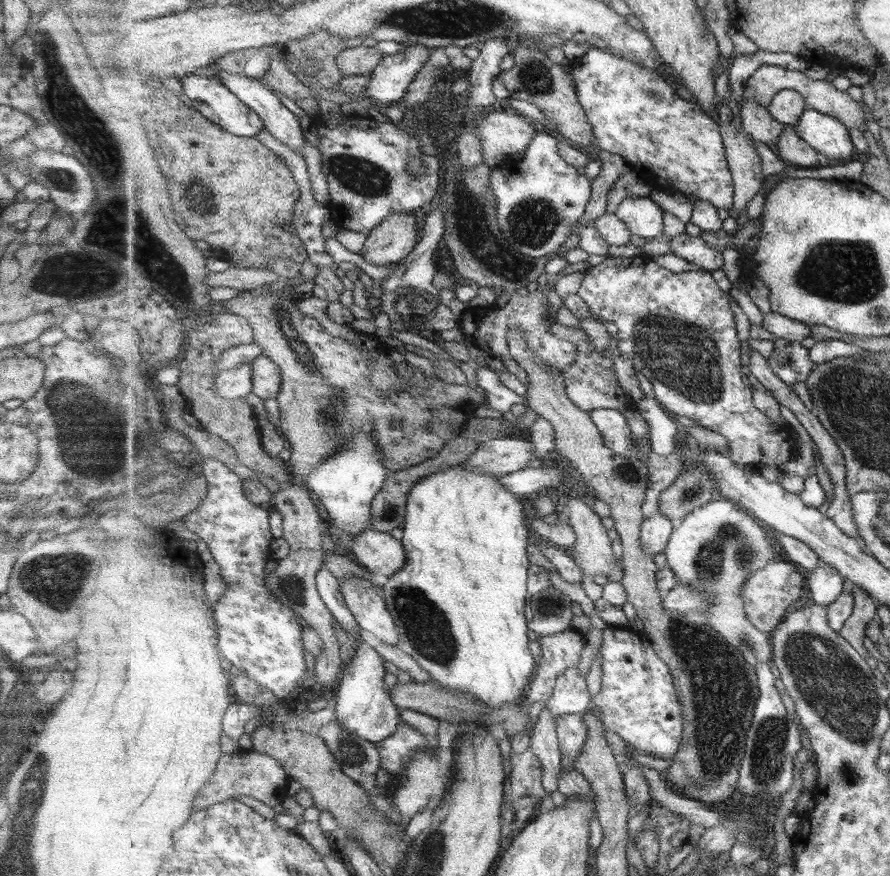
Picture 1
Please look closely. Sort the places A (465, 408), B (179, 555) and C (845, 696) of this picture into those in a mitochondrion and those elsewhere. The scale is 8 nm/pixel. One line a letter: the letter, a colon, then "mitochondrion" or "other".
A: other
B: other
C: mitochondrion

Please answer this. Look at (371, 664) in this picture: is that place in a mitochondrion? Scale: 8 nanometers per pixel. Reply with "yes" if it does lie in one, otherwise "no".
no

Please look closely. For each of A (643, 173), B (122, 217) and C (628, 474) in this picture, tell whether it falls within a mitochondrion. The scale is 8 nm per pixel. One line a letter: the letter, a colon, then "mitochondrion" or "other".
A: other
B: mitochondrion
C: mitochondrion

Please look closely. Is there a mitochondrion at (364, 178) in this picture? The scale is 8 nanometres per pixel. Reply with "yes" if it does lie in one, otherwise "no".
yes

